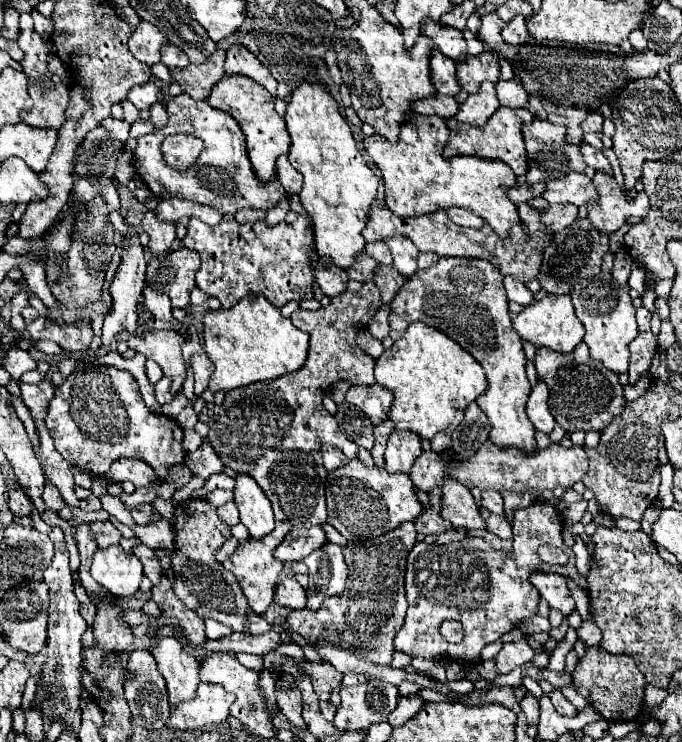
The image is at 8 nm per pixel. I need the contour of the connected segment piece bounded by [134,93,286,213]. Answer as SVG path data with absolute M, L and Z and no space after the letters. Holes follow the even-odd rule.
M182 93L174 97L168 105L168 123L160 129L154 129L150 135L138 139L138 147L134 151L134 167L138 177L150 187L150 191L160 199L180 197L200 205L210 205L220 209L222 213L236 213L240 209L272 209L280 199L286 197L284 189L280 189L278 181L262 183L256 179L254 171L244 169L248 161L244 149L244 133L238 123L224 111L218 111L208 105L208 101L194 101L190 95ZM186 133L204 141L204 153L198 157L198 165L176 171L164 163L162 157L162 139L166 135Z

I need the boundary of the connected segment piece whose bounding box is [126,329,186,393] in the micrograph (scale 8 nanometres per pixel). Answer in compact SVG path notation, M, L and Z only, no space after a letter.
M146 331L132 335L126 343L136 353L142 353L146 359L154 359L162 367L164 375L172 379L170 393L178 393L182 389L182 383L186 381L186 363L182 357L184 337L178 331Z

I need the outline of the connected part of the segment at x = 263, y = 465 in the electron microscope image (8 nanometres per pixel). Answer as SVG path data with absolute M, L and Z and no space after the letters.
M368 281L360 291L346 291L334 297L328 307L320 307L318 311L298 309L296 313L292 313L290 319L296 327L308 331L310 335L310 351L304 369L300 369L300 373L292 373L292 377L280 377L280 381L266 381L264 385L248 385L248 389L234 389L232 393L226 393L224 403L214 409L214 415L208 421L208 429L210 429L208 443L214 447L214 451L218 453L218 457L226 467L250 475L260 485L260 489L266 493L266 497L272 503L276 521L288 521L292 523L292 527L314 527L326 523L324 483L328 473L322 465L320 447L336 445L350 459L354 459L358 451L358 445L350 443L350 440L344 437L344 433L338 429L336 419L324 409L322 397L328 391L328 387L340 379L347 379L353 385L374 384L376 361L356 345L356 335L360 327L368 325L370 333L376 339L384 339L388 335L388 305L382 305L376 285Z

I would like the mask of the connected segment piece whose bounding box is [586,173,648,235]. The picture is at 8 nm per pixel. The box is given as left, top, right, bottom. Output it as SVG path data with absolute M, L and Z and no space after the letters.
M596 173L594 185L600 199L598 203L592 201L592 205L586 205L586 207L588 207L588 219L596 231L610 235L618 231L630 215L648 213L646 193L638 193L632 201L628 201L620 185L614 181L614 177L608 177L604 173Z

